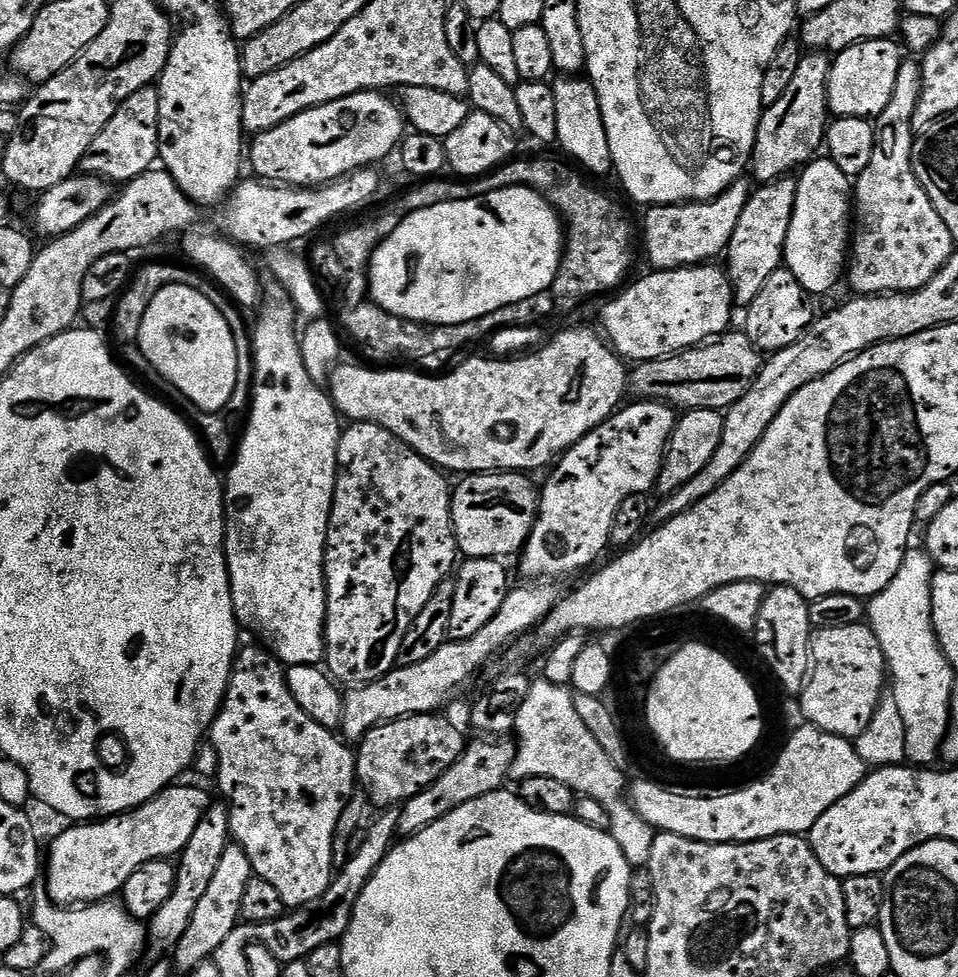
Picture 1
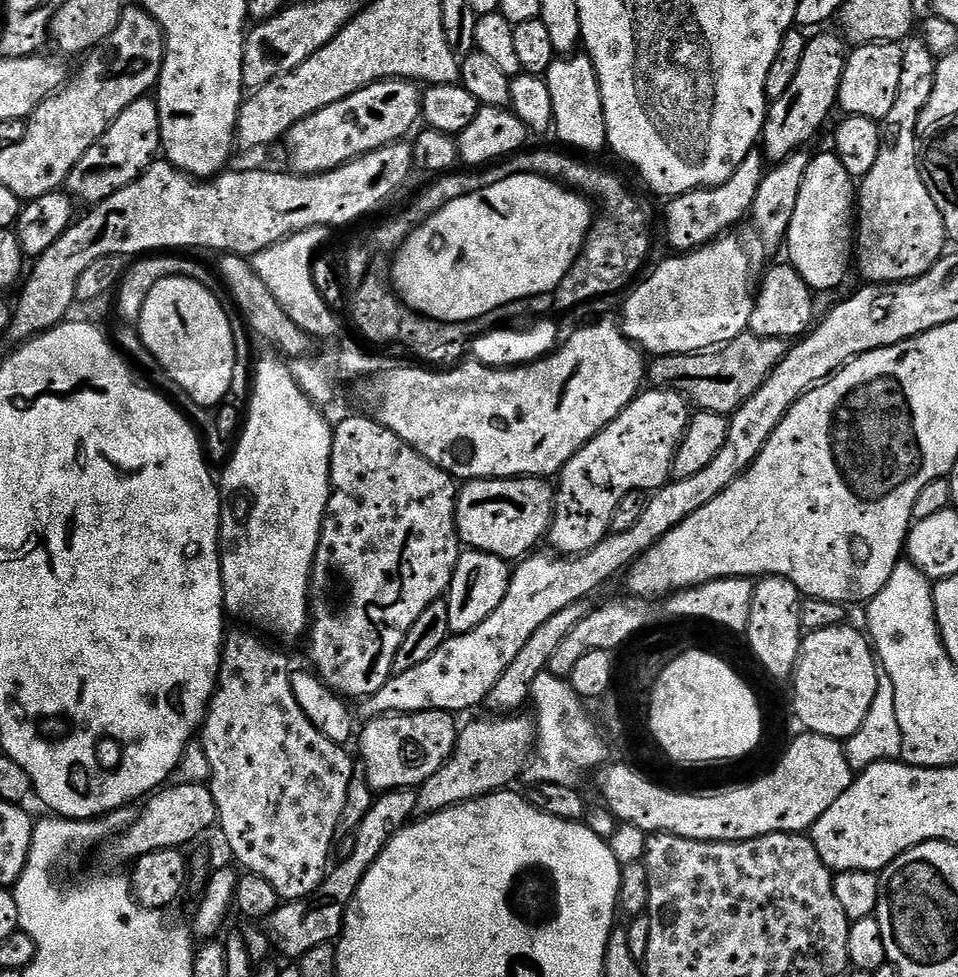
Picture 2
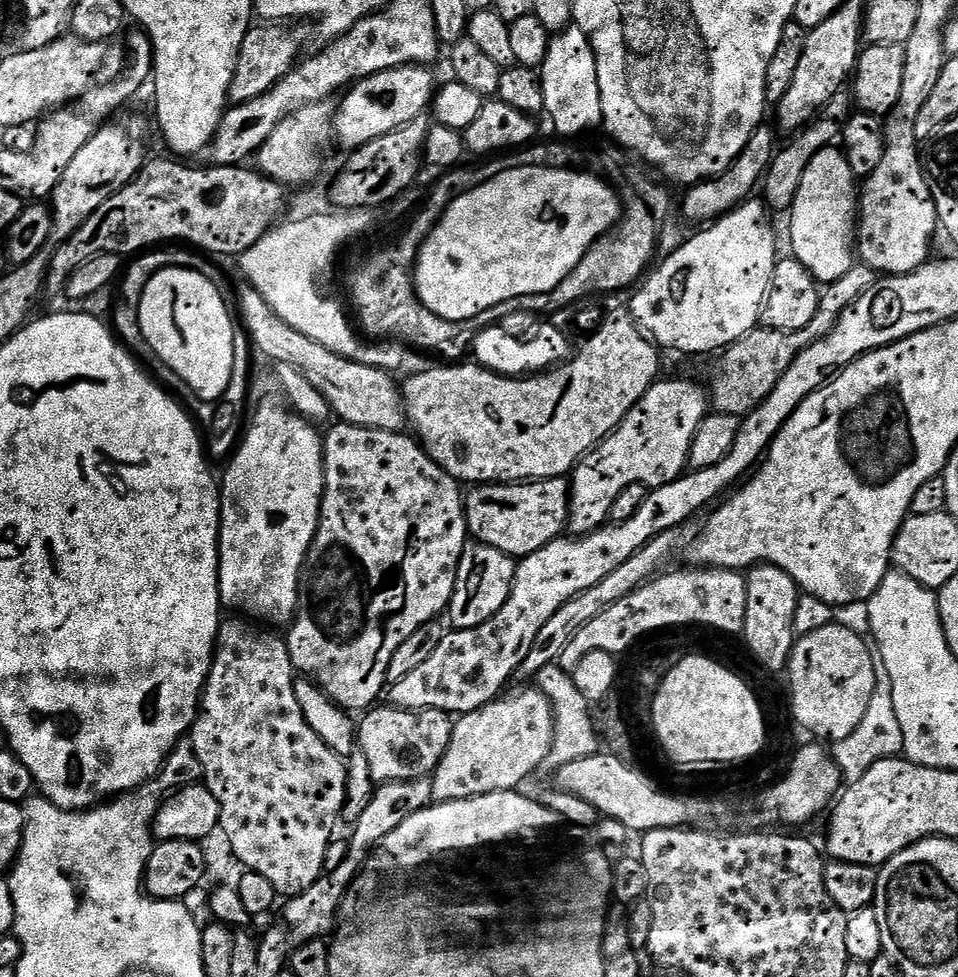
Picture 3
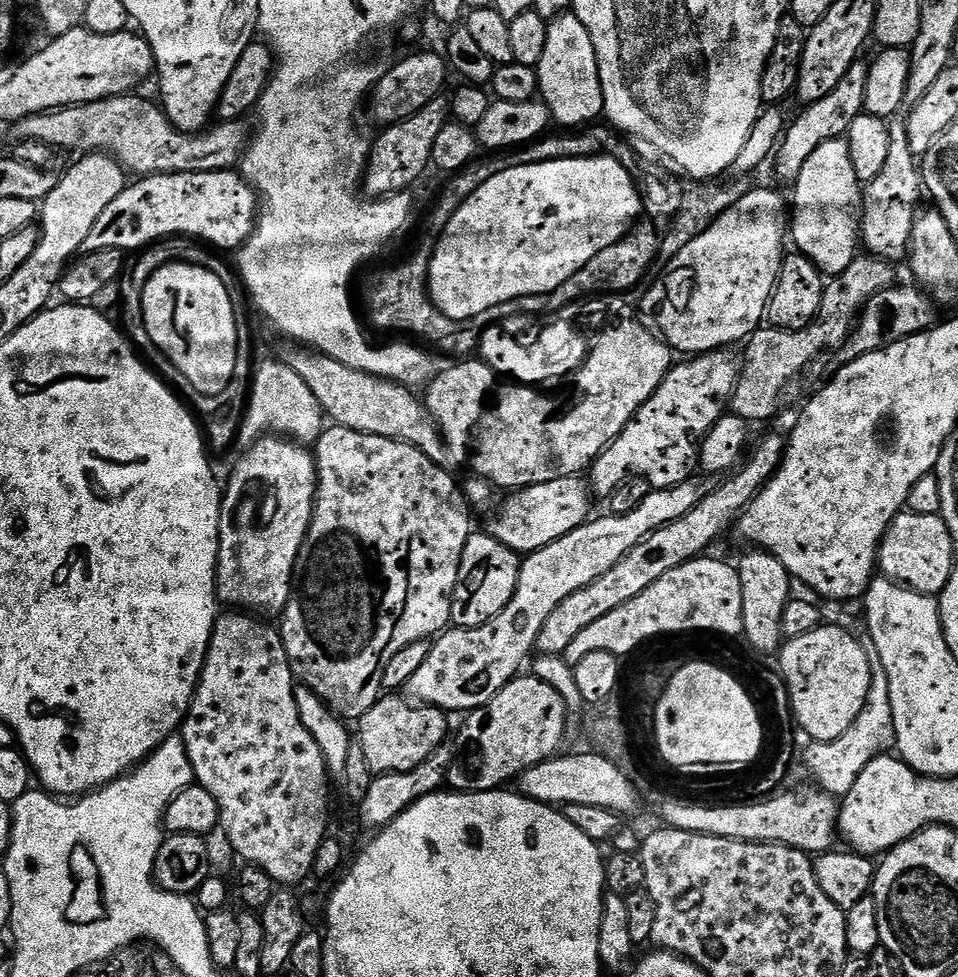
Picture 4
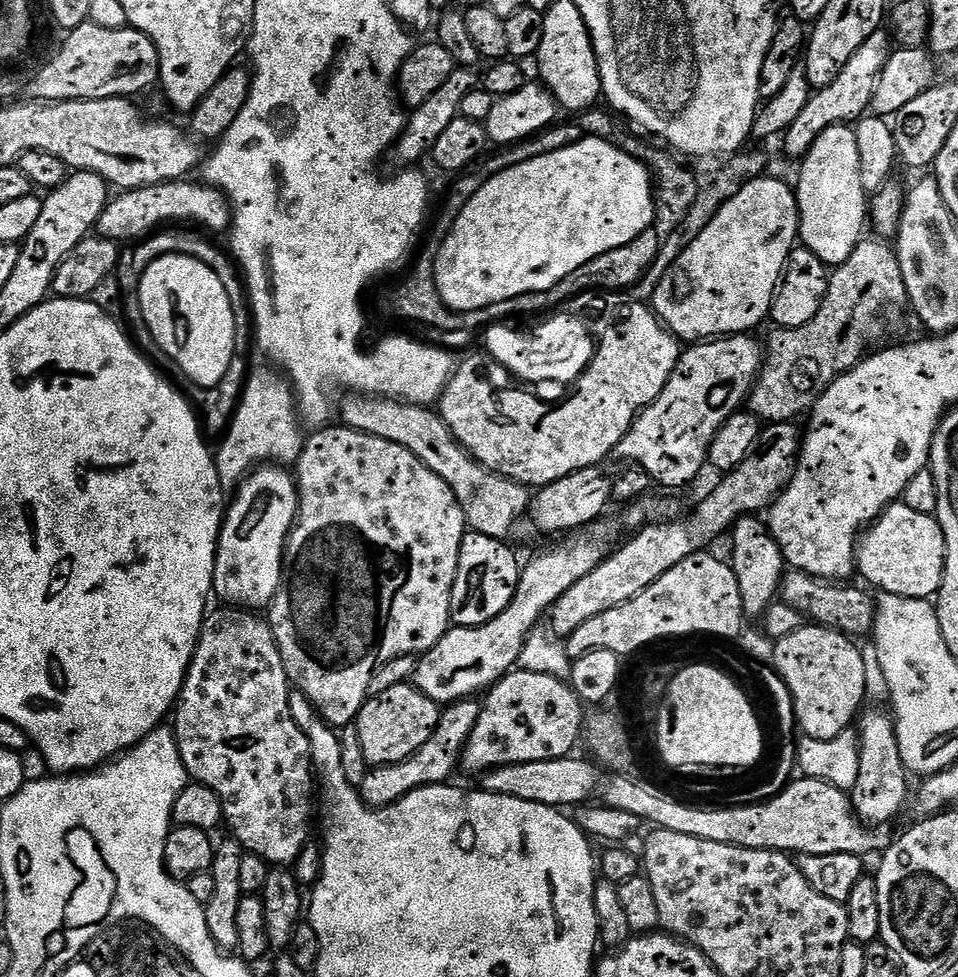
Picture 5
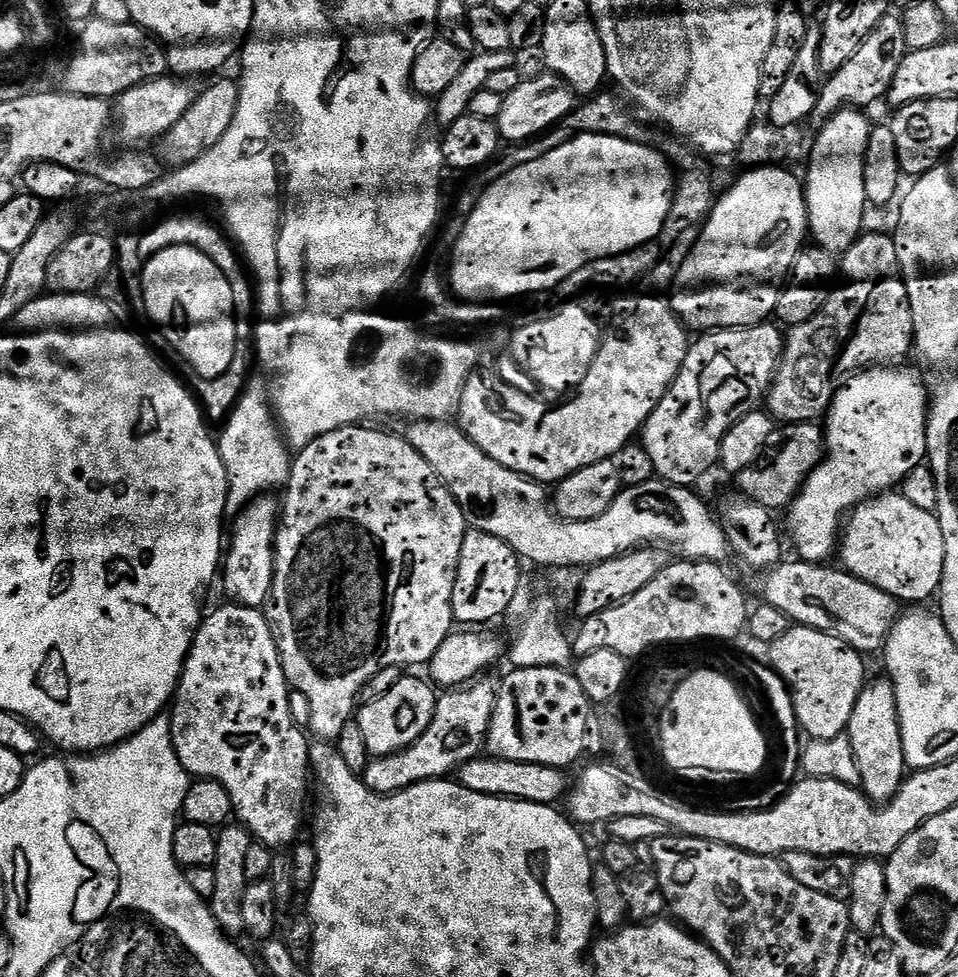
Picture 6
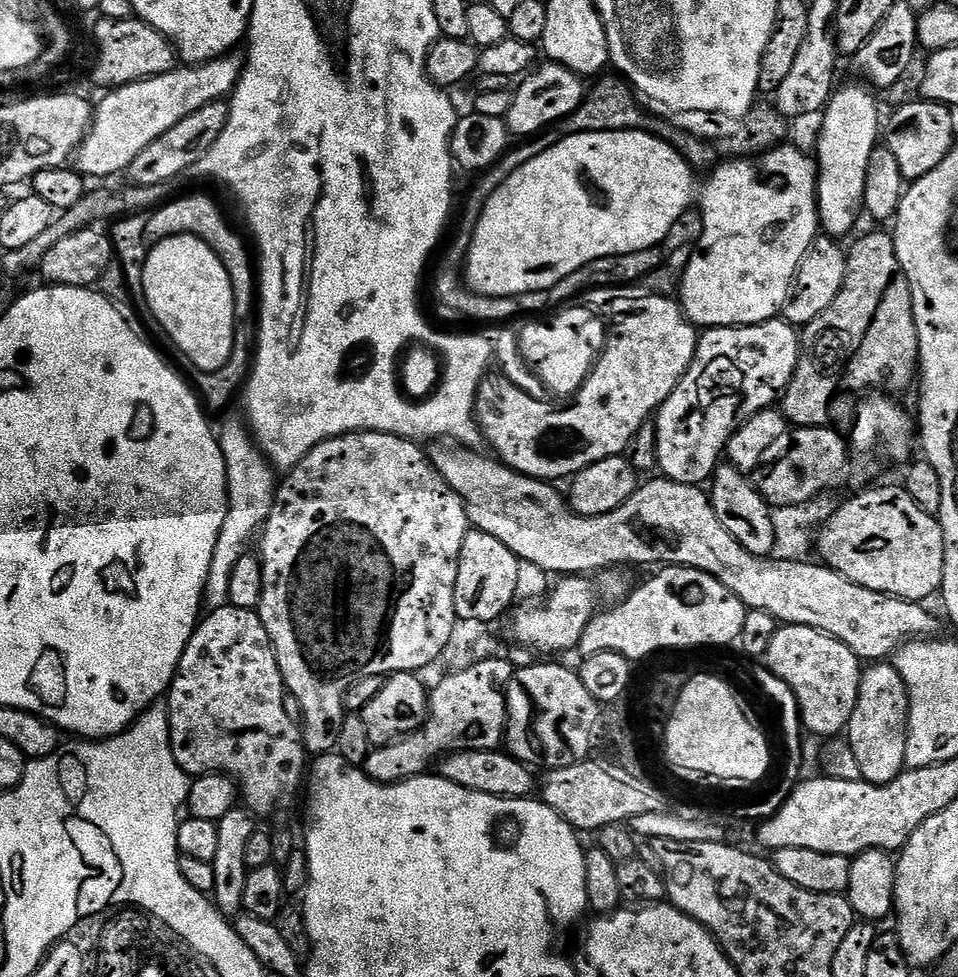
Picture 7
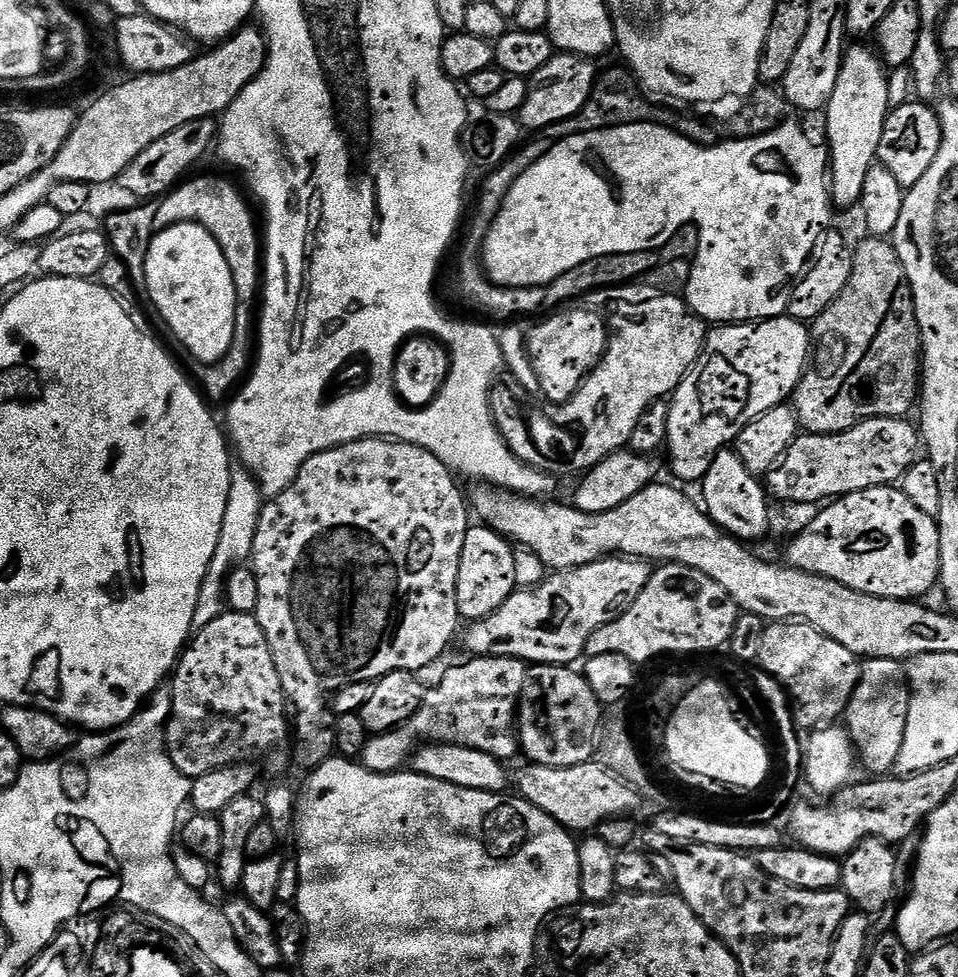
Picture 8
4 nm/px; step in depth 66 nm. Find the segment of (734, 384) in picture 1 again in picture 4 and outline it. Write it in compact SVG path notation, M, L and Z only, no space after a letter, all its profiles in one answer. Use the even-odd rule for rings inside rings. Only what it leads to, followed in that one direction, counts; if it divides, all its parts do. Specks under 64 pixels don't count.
M871 254L857 255L854 262L850 262L850 266L846 266L846 270L842 270L840 276L831 277L827 281L824 297L822 298L822 306L818 310L816 317L811 320L802 330L786 330L785 328L774 328L771 326L761 326L748 337L744 352L744 360L742 356L742 375L736 382L736 388L732 392L730 401L730 412L733 416L740 416L743 420L755 422L755 420L768 420L776 412L776 407L780 404L780 395L784 392L784 387L799 374L803 368L808 368L823 352L835 353L843 348L844 343L848 341L848 337L855 328L857 319L864 307L868 304L868 300L874 294L878 294L884 288L893 287L896 272L891 263L887 260L879 260L878 257Z

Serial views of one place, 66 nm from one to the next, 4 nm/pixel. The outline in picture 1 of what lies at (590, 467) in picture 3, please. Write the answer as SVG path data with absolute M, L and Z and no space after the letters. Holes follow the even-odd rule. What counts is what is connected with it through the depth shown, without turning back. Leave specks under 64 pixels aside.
M640 398L635 402L637 404L625 403L613 412L612 417L585 434L573 448L559 457L558 463L547 473L548 481L544 488L542 484L539 493L540 511L536 513L536 521L532 523L528 540L518 556L524 578L560 578L556 576L572 576L583 568L591 569L597 563L595 560L604 551L609 551L611 527L614 526L619 504L630 495L648 494L655 489L660 467L664 465L664 453L668 450L668 439L676 428L678 412L673 405L658 400Z

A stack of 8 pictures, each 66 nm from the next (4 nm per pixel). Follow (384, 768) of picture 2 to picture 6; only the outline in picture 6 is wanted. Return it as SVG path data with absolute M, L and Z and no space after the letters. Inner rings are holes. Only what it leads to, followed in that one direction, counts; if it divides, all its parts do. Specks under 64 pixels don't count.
M408 674L401 675L400 680L394 682L386 694L382 694L382 698L374 698L374 702L359 705L354 719L362 730L369 757L393 756L426 734L426 726L430 726L434 718L438 692L427 679L424 680Z

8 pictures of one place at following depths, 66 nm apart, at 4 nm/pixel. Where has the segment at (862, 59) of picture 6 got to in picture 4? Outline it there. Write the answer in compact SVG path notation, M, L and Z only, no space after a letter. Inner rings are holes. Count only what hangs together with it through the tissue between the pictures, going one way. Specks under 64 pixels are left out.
M857 62L846 70L842 82L826 94L826 98L818 98L818 102L807 105L803 109L804 113L796 121L789 123L785 127L784 135L774 153L774 165L776 172L782 179L788 182L795 182L798 174L802 174L802 166L806 166L806 161L822 142L827 140L839 140L850 130L854 118L858 118L864 110L866 102L866 78L868 77L868 64Z

